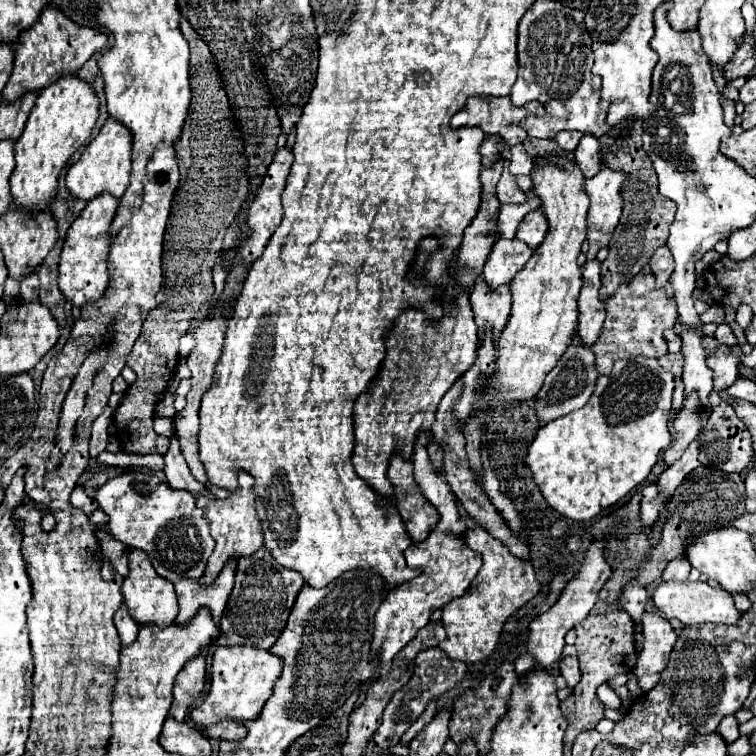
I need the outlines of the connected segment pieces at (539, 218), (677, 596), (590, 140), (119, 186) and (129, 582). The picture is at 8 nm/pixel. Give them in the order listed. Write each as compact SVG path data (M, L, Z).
M532 210L520 222L520 226L516 230L516 238L522 240L522 242L526 242L534 250L544 240L546 230L548 230L548 222L546 222L542 210Z
M698 580L698 582L662 582L654 594L652 594L654 606L664 614L664 618L678 618L684 626L692 624L704 624L704 622L714 622L714 624L736 624L738 618L742 616L740 610L736 610L734 600L728 592L722 588L712 588L708 582Z
M586 132L586 134L582 134L578 148L574 150L576 164L580 166L580 170L582 170L582 174L586 178L596 176L600 172L600 168L602 168L600 166L600 152L598 152L598 148L600 148L600 140L594 134Z
M108 118L100 134L84 148L80 160L70 166L66 174L66 186L70 194L86 202L104 192L112 194L114 198L120 198L128 188L130 180L130 148L132 148L132 136L128 134L128 130L120 126L120 122Z
M130 550L128 556L128 568L130 574L124 578L122 584L122 596L124 602L128 606L130 616L138 622L138 624L160 624L166 626L168 622L176 620L178 614L178 602L176 602L176 592L174 592L174 584L166 578L160 578L148 558L148 554L144 554L144 550Z

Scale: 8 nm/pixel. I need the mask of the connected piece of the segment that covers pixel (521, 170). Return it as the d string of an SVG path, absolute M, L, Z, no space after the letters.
M514 144L510 146L510 160L508 160L508 168L510 174L518 176L518 174L528 174L532 168L532 156L528 156L528 152L524 150L524 144Z

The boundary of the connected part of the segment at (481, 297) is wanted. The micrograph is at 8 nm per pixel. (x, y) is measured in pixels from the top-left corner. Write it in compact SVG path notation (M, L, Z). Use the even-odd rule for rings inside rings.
M480 276L470 292L470 304L472 304L474 320L480 331L480 340L484 338L485 333L500 332L506 326L508 314L510 314L508 286L490 290Z

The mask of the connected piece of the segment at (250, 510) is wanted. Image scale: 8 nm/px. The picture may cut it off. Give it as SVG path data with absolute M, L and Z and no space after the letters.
M242 470L238 472L238 488L234 492L230 492L228 498L220 500L220 498L196 494L196 502L206 512L206 518L210 520L210 534L216 540L216 548L214 548L212 556L208 558L208 566L206 566L206 572L202 576L206 586L212 584L212 580L216 578L216 574L222 570L224 562L230 556L248 556L262 546L264 536L262 536L260 520L256 516L254 498L256 498L254 496L254 478L248 472L242 472Z

